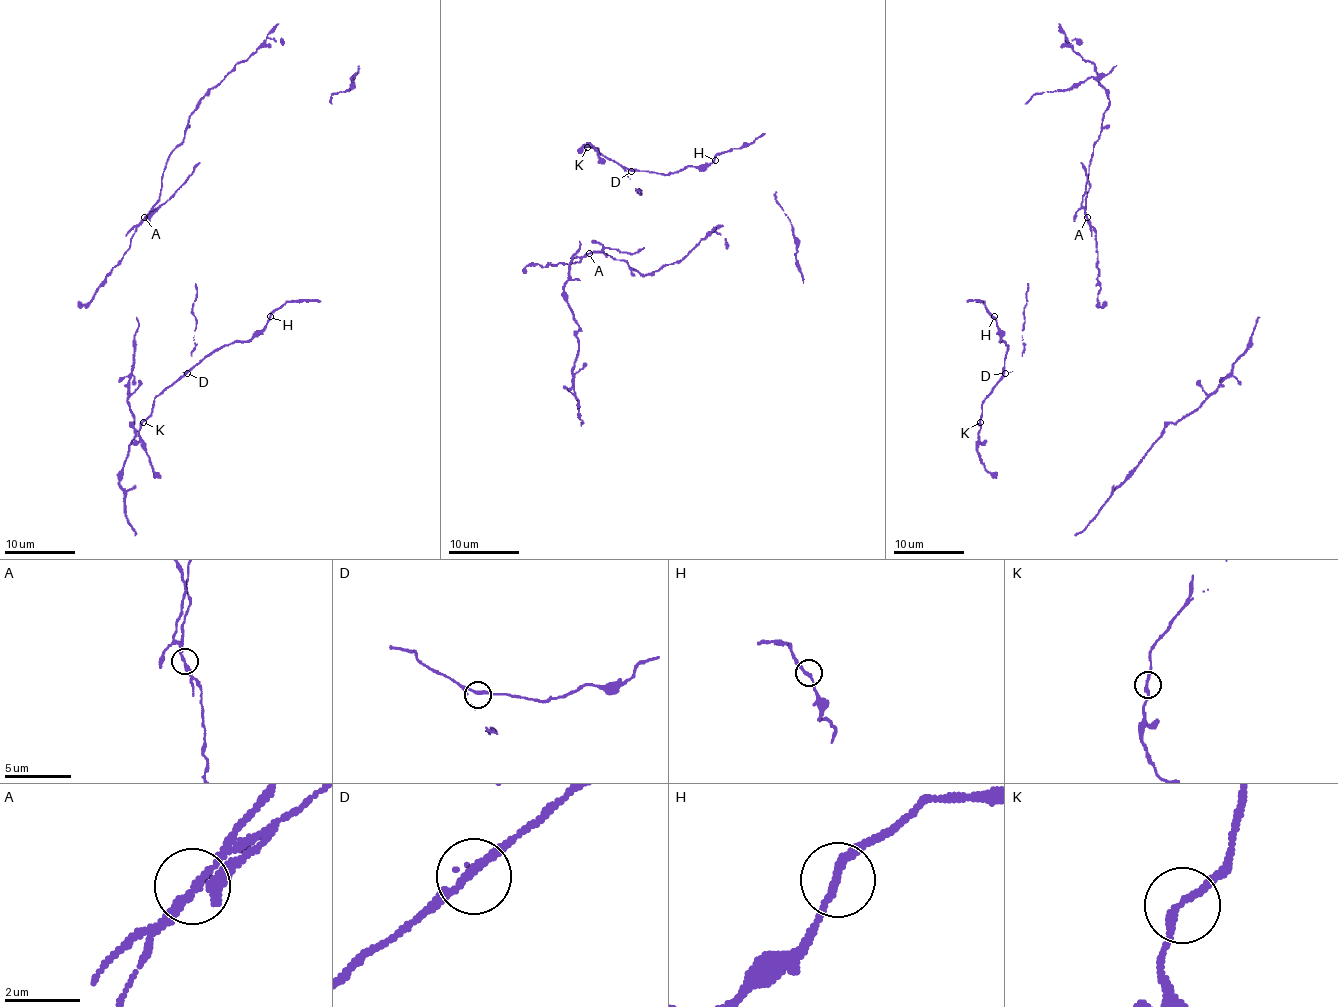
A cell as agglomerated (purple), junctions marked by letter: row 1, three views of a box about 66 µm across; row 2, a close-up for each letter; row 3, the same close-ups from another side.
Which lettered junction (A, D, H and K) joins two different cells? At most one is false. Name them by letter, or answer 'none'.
A

